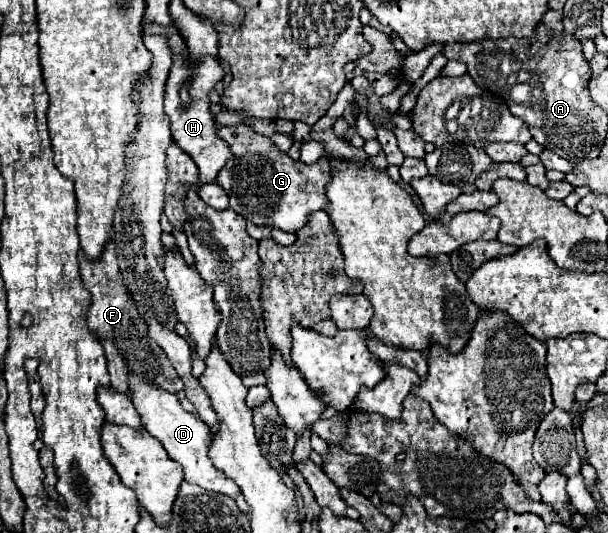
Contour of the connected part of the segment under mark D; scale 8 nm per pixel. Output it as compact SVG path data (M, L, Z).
M128 372L128 386L130 386L130 400L136 408L136 412L140 414L144 428L154 438L158 438L162 442L162 446L166 448L168 456L184 468L184 480L186 482L198 484L210 492L226 494L230 498L240 494L238 486L230 478L226 478L208 458L208 446L210 446L210 438L212 438L210 428L196 414L184 410L176 394L170 394L170 392L158 388L152 380L146 380L144 376L132 374L132 372Z

